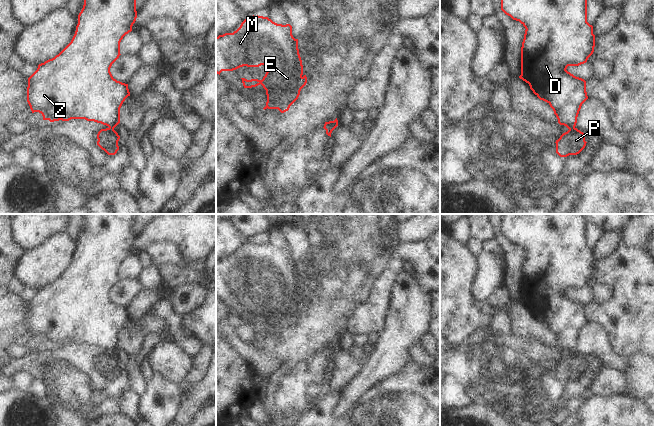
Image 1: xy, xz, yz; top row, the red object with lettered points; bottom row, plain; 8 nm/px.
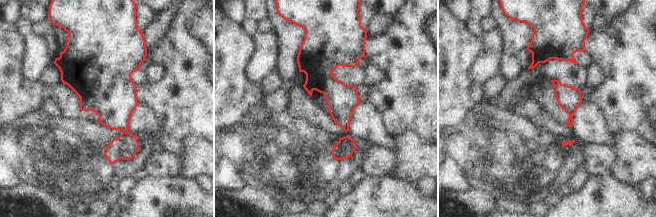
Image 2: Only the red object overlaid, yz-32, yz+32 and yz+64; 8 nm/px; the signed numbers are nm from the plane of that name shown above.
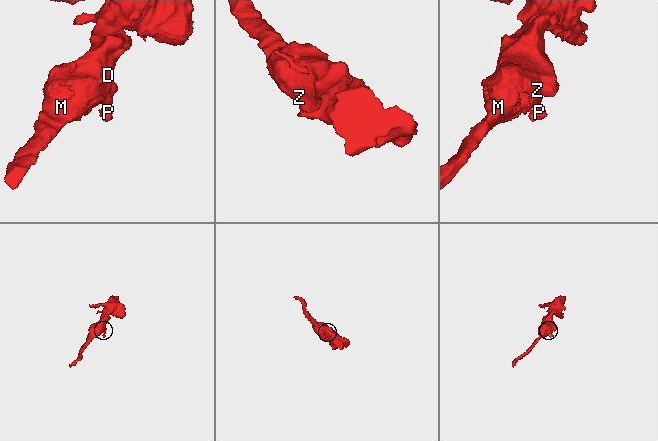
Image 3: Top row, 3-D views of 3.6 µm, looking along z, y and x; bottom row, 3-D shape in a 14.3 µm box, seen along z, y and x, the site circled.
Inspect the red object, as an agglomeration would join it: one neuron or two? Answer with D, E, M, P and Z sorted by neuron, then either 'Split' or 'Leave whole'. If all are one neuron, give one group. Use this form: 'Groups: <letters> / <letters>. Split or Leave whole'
Groups: D E M Z / P. Split.

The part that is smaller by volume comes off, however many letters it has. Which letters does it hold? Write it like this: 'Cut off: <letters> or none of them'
Cut off: P

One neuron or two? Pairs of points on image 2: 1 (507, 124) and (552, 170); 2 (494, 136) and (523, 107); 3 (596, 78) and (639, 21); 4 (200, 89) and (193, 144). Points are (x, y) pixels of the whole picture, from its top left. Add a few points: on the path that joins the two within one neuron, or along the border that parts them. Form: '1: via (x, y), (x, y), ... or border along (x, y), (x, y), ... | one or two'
1: via (519, 136), (540, 158) | one
2: border along (512, 111), (533, 121), (537, 125) | two
3: border along (598, 64), (605, 78), (595, 86), (585, 85) | two
4: border along (203, 139), (186, 139), (184, 141) | two

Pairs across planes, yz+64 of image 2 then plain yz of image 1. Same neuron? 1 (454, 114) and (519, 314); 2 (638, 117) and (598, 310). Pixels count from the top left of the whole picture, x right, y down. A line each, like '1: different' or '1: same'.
1: same
2: same

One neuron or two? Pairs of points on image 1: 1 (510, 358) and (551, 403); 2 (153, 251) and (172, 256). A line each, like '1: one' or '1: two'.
1: one
2: one

